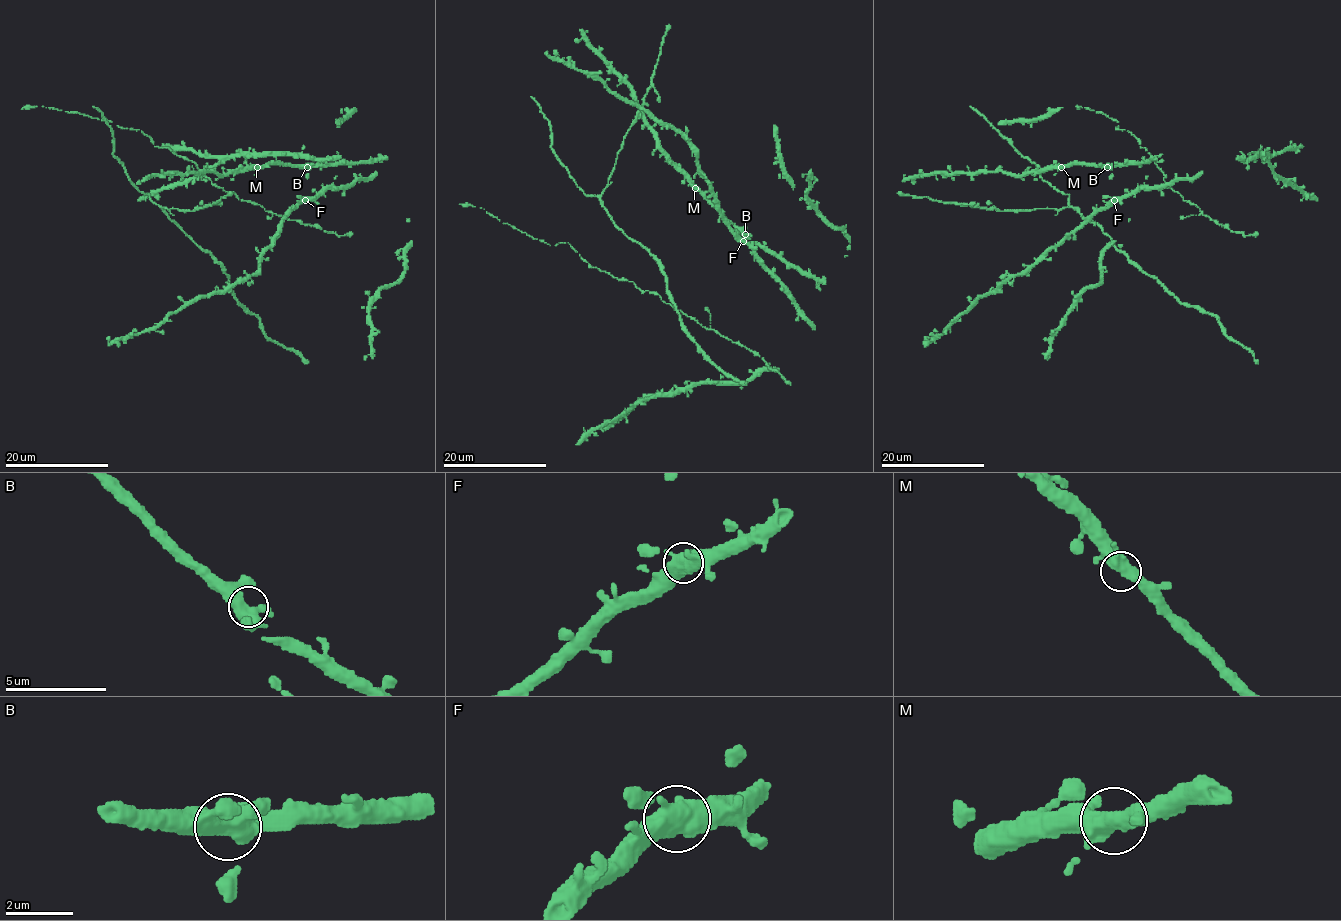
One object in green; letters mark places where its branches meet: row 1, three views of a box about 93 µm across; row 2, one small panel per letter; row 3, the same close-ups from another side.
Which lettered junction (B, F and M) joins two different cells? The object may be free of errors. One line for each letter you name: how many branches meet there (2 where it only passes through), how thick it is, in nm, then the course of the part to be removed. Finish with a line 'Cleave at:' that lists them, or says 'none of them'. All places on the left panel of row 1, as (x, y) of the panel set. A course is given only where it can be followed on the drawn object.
Cleave at: none of them

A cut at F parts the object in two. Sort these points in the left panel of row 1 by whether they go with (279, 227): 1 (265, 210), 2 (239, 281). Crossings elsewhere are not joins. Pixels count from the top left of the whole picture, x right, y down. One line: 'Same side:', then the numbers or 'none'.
Same side: 2

